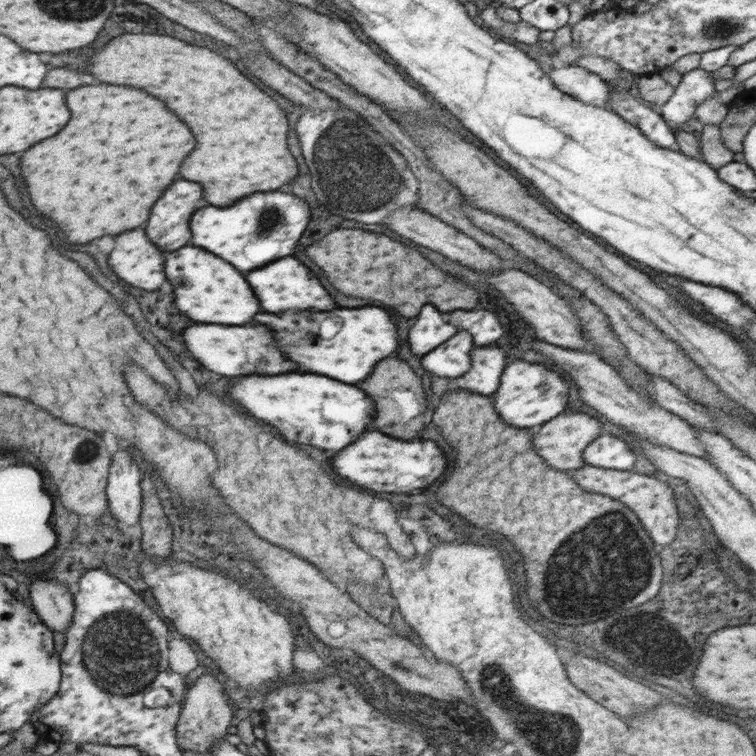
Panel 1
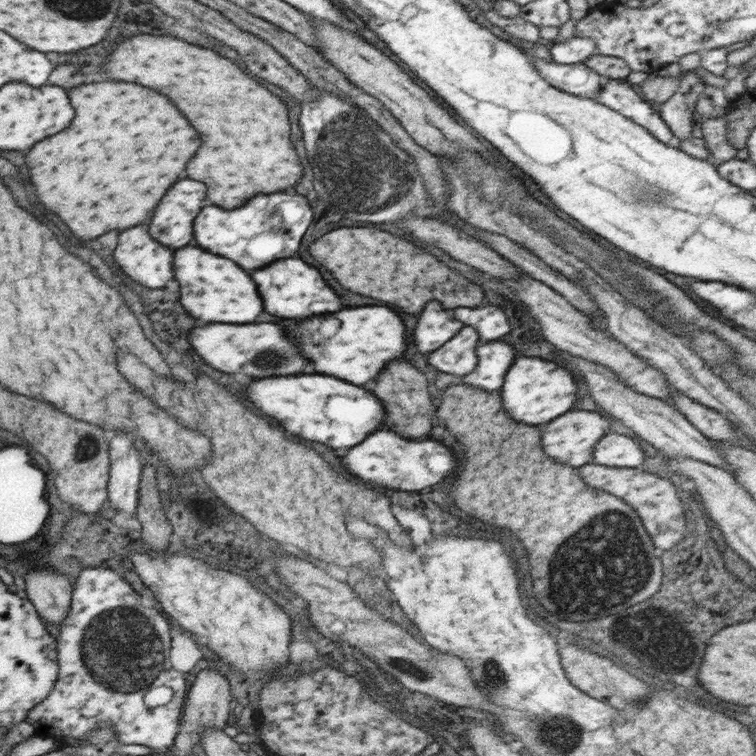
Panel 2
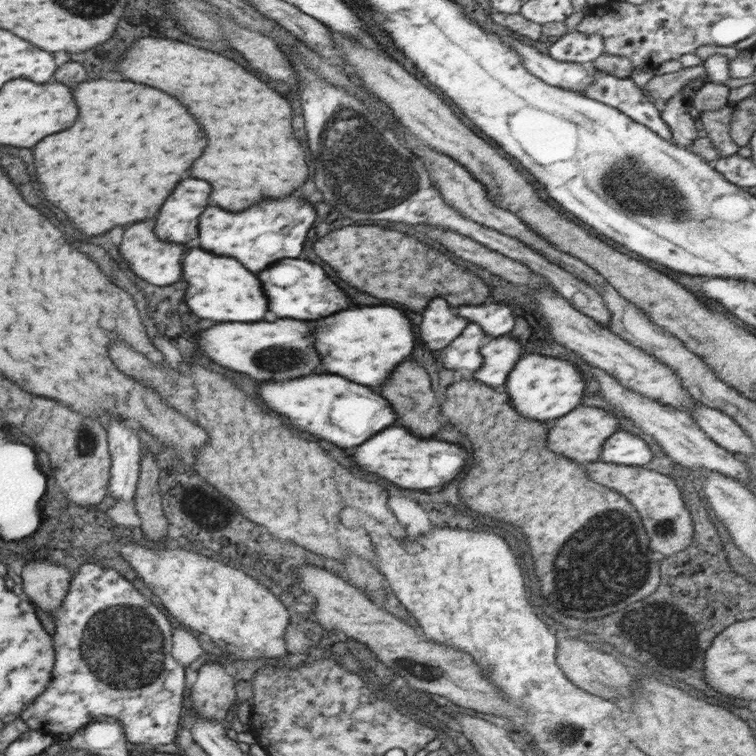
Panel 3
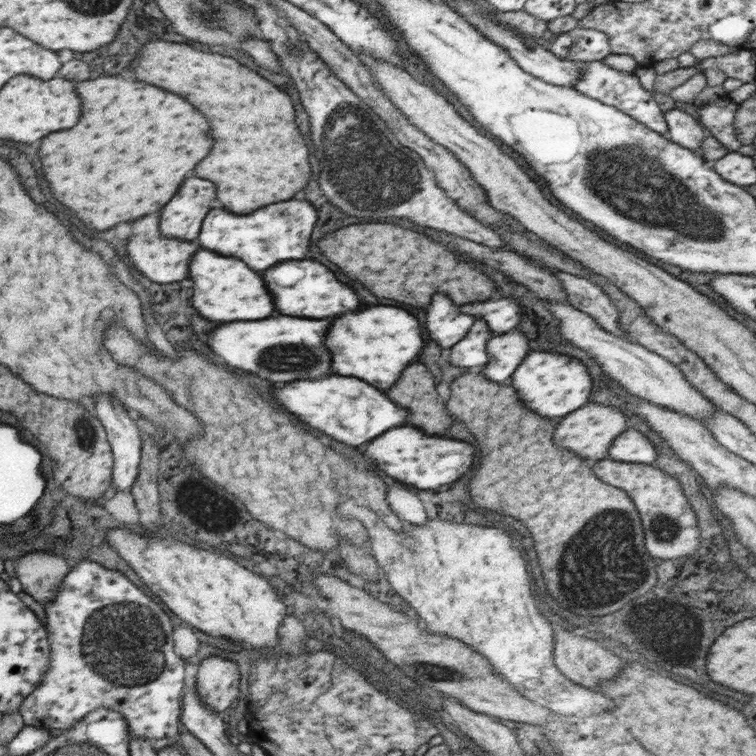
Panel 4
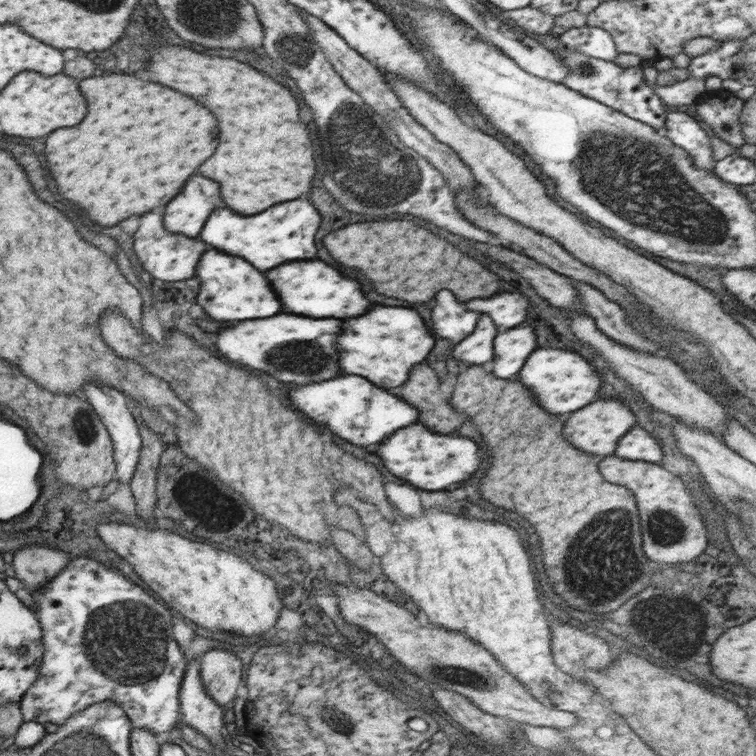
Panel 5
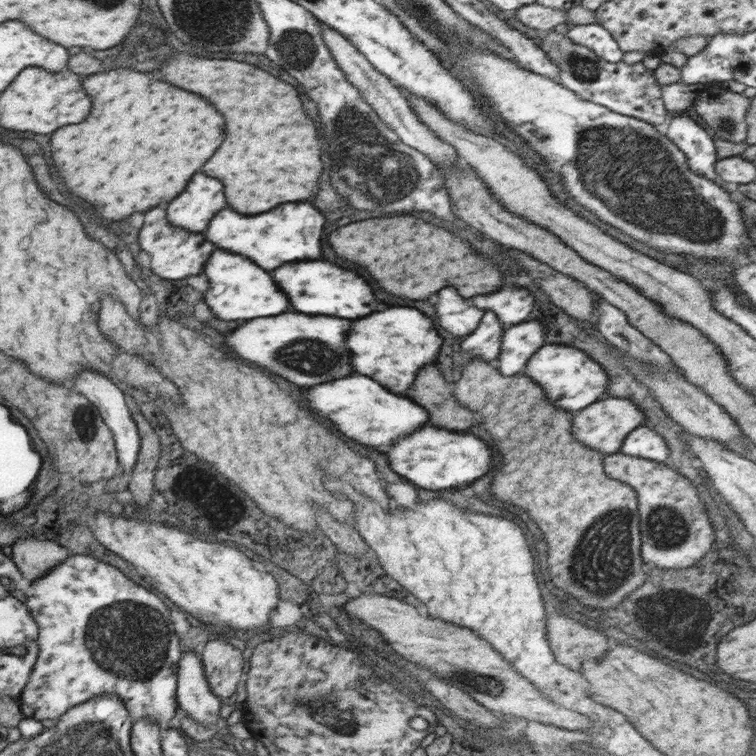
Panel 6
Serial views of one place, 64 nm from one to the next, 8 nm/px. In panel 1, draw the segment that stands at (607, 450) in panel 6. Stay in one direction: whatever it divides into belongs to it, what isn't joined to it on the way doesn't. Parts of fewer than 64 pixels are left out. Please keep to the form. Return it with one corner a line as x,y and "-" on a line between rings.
561,414
533,429
533,432
534,430
536,430
536,434
534,434
534,448
538,450
538,454
550,466
554,466
558,470
572,472
585,465
584,459
582,459
584,450
602,435
602,423
600,423
598,418
590,416
590,414

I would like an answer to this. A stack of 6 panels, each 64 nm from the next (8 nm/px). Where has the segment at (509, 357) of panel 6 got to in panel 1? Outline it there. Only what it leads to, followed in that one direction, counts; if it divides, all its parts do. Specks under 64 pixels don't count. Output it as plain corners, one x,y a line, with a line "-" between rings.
498,345
474,347
470,354
472,368
456,378
455,389
468,389
483,396
492,395
500,386
501,377
509,363
506,351

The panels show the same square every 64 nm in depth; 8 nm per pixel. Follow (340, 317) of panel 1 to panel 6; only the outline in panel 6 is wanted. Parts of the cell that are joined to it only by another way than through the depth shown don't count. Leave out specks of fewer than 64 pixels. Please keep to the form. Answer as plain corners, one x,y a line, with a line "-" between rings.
398,306
354,320
348,336
348,350
352,352
352,366
356,372
378,380
392,392
406,392
416,380
418,370
436,362
442,342
444,338
438,334
434,322
426,314
416,308

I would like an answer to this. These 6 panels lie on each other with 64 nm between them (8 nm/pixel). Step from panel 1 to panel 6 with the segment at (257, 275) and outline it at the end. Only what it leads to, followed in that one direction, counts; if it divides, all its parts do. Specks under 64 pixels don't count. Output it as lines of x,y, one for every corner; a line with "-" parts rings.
316,260
316,262
286,264
280,266
280,270
274,270
272,276
290,298
292,308
304,314
328,314
328,316
356,320
382,308
370,284
360,274
346,274
346,268
340,268
330,262

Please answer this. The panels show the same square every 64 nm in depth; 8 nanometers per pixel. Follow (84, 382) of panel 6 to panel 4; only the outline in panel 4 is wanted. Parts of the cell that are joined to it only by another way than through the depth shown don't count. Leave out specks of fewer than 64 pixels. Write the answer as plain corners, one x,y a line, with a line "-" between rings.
100,394
96,398
96,412
99,422
107,431
111,450
115,452
115,480
111,481
116,490
131,491
132,482
138,480
138,462
143,452
140,430
128,416
123,404
111,396

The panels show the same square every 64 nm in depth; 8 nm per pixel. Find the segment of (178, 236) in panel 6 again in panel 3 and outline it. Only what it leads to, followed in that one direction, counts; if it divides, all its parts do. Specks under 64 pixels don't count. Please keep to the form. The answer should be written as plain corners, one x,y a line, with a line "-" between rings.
154,220
136,222
136,226
128,226
124,232
124,240
120,246
120,254
138,278
156,286
166,286
182,280
183,257
188,248
184,243
175,243
160,239
155,230

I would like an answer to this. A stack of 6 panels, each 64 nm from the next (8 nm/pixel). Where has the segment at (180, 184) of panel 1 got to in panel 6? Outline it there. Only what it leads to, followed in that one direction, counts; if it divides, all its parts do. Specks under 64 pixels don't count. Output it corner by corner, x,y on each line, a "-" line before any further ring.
196,174
192,186
188,186
172,206
168,206
168,218
172,218
170,223
175,227
202,233
222,208
226,208
222,182
206,174

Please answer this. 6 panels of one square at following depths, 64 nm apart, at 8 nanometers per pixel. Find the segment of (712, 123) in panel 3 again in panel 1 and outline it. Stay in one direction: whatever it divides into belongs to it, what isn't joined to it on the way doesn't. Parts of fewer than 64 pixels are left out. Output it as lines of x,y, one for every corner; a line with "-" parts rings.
707,124
703,126
700,140
700,160
706,161
712,168
718,170
720,167
734,161
734,151
726,148
720,135
720,125

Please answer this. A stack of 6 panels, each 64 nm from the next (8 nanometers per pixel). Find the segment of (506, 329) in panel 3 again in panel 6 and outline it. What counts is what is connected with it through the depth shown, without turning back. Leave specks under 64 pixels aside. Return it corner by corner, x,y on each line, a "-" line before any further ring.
501,287
496,292
472,298
472,306
492,311
506,327
526,321
534,310
534,302
534,295
522,287

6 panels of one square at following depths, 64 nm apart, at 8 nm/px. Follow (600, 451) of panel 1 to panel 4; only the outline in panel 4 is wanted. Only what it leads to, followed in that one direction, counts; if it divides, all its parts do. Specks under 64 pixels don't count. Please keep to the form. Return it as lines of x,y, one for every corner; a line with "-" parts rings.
628,428
613,441
608,458
625,463
650,465
657,455
654,444
641,431

